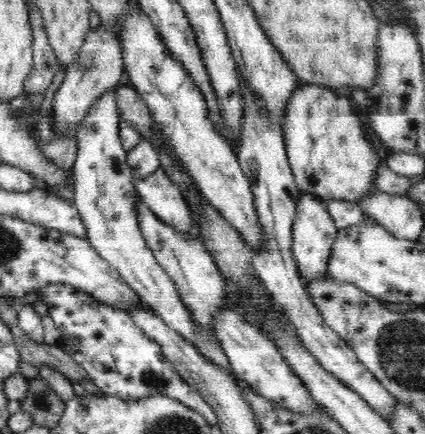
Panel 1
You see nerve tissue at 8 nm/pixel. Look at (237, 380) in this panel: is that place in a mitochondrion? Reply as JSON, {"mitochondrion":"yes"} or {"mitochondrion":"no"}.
{"mitochondrion":"no"}

